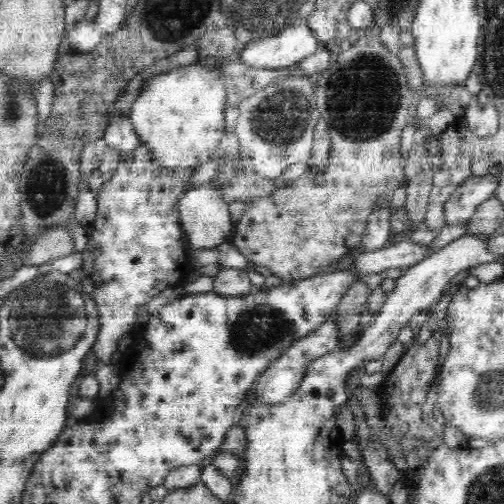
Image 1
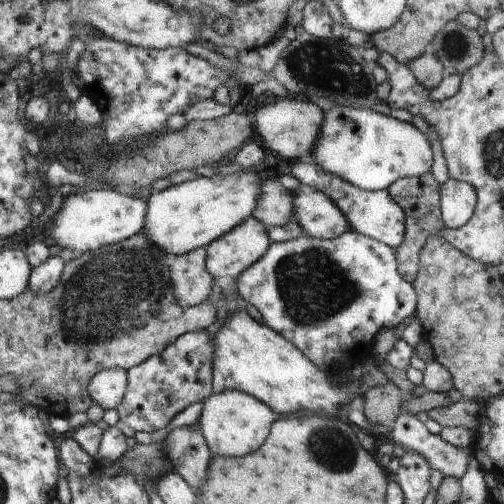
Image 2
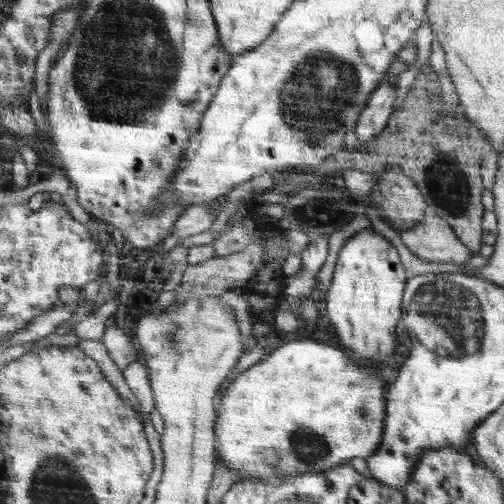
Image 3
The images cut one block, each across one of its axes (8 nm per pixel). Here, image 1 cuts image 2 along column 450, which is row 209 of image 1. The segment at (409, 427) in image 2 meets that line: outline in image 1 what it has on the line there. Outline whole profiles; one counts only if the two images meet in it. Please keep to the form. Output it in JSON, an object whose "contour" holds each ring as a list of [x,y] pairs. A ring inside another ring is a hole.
{"contour":[[[500,172],[484,178],[468,178],[462,186],[458,186],[448,202],[444,204],[444,216],[450,226],[468,224],[476,214],[478,206],[486,202],[490,196],[496,196],[496,188],[500,182]]]}

